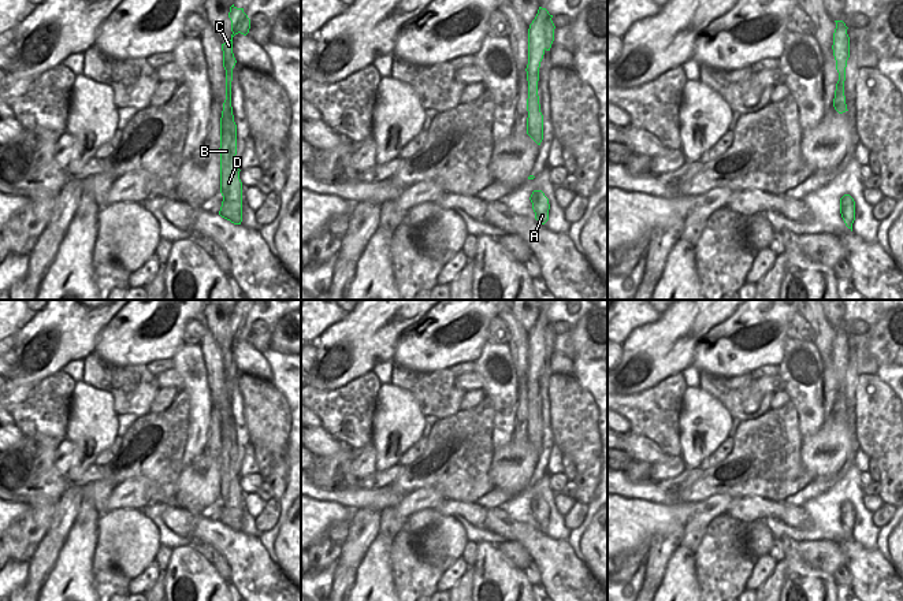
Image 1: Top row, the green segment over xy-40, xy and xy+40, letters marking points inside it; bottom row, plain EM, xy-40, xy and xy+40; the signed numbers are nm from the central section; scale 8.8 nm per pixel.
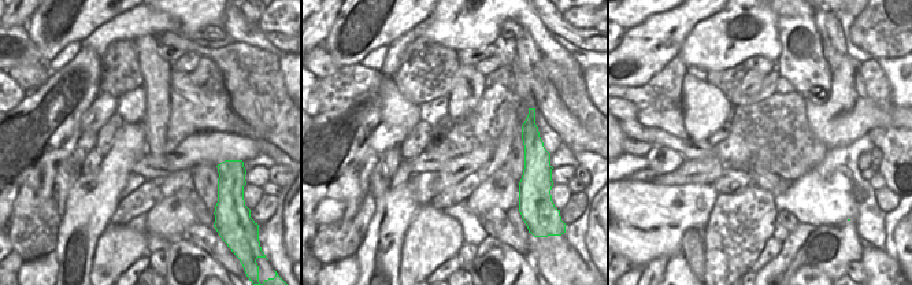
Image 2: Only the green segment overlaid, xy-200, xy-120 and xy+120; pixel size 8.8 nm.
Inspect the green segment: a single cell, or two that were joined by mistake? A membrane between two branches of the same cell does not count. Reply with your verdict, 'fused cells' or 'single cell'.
single cell

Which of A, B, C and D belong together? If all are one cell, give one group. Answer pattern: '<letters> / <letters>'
A B C D

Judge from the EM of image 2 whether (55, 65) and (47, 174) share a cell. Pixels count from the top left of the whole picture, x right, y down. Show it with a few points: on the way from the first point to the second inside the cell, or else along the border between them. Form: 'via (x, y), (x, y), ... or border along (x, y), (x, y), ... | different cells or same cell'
border along (80, 50), (58, 70), (51, 71) | different cells

